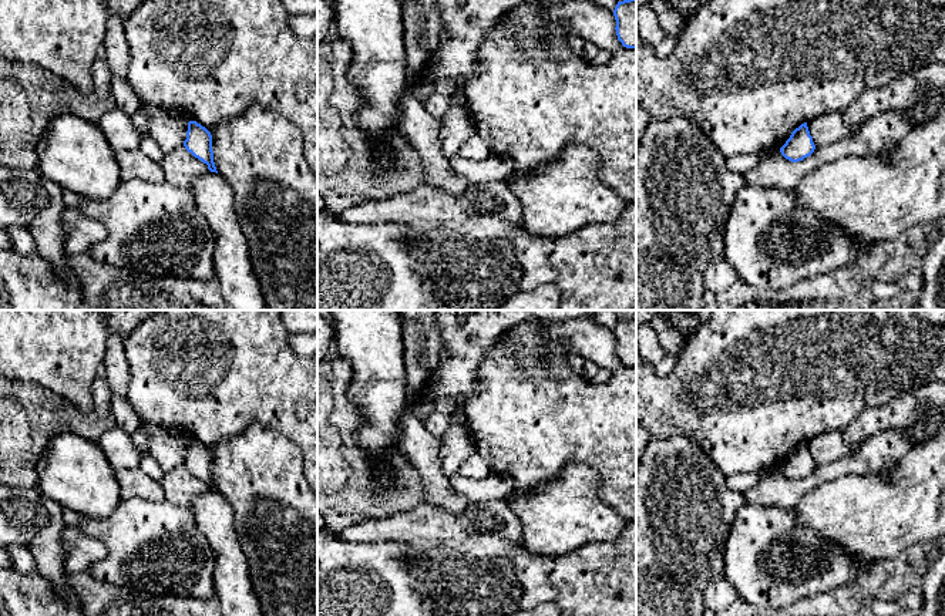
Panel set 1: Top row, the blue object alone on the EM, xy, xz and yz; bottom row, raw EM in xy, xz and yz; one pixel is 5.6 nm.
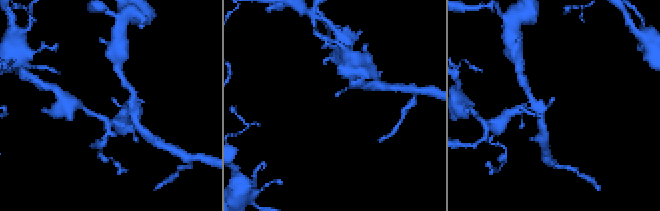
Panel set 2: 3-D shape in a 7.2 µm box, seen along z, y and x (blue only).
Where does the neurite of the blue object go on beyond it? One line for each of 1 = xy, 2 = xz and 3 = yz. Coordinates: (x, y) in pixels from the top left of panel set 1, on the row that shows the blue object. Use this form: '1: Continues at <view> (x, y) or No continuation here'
1: No continuation here
2: No continuation here
3: No continuation here

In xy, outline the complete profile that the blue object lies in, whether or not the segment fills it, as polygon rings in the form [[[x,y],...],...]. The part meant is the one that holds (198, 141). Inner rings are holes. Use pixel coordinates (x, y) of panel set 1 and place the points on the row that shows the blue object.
[[[189,121],[184,147],[195,158],[206,164],[211,172],[218,174],[213,162],[212,135],[205,127],[202,127],[196,121]]]

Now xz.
[[[636,0],[618,1],[613,16],[618,40],[626,48],[636,48]]]

